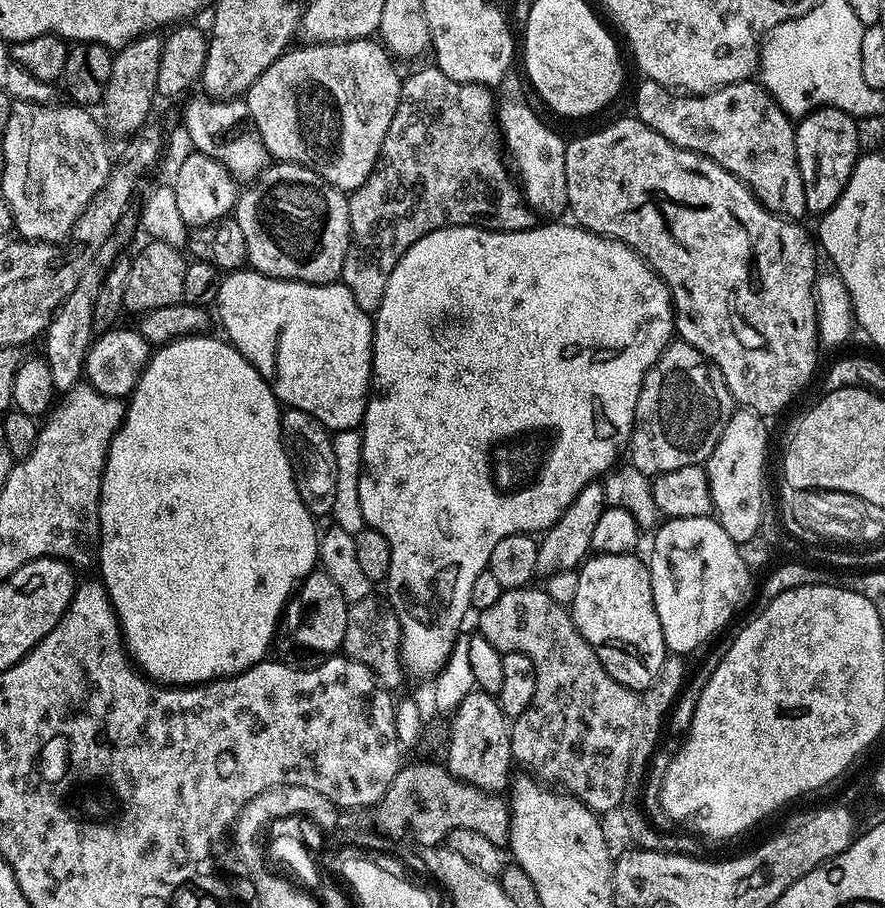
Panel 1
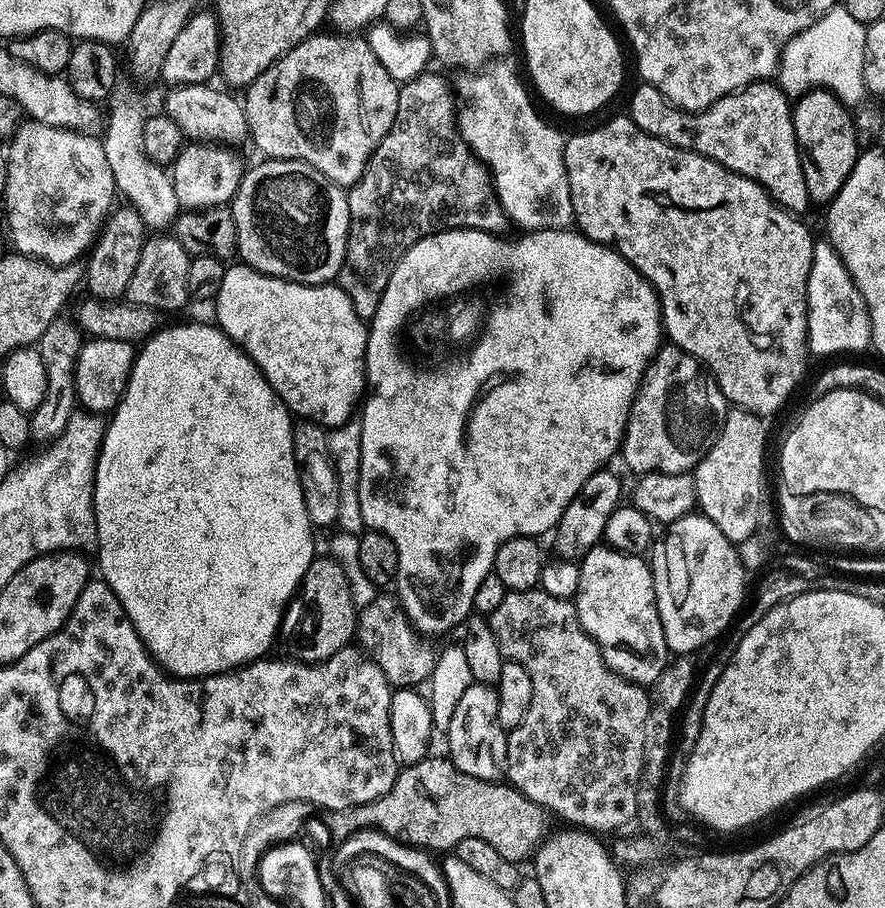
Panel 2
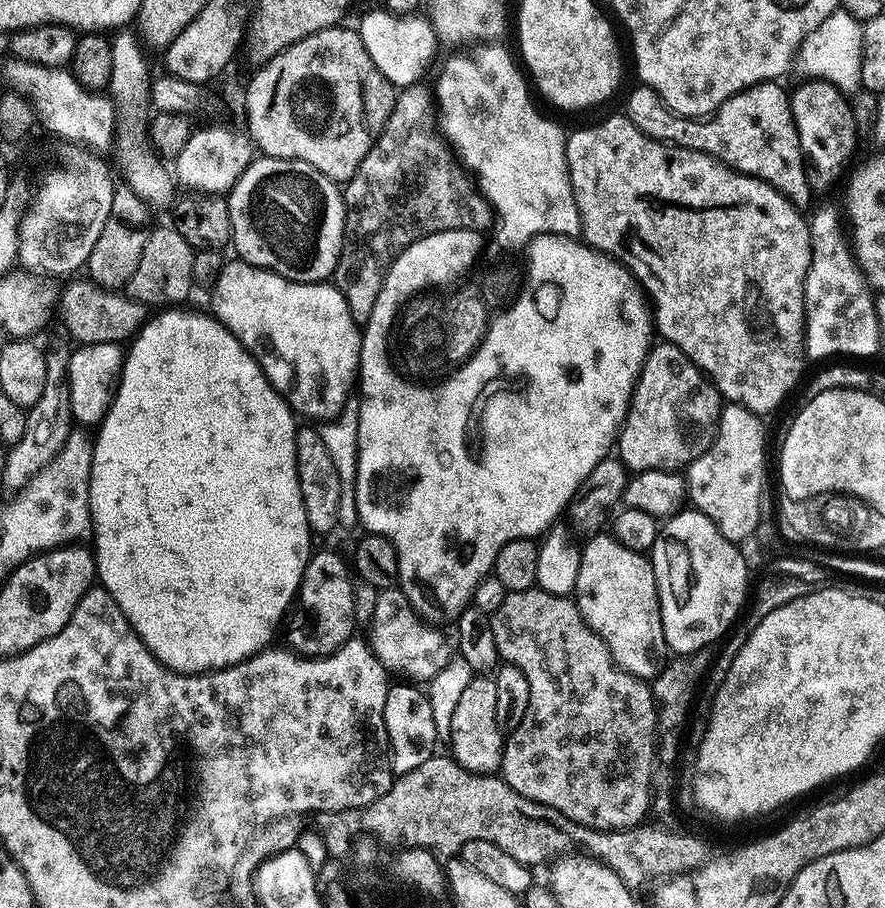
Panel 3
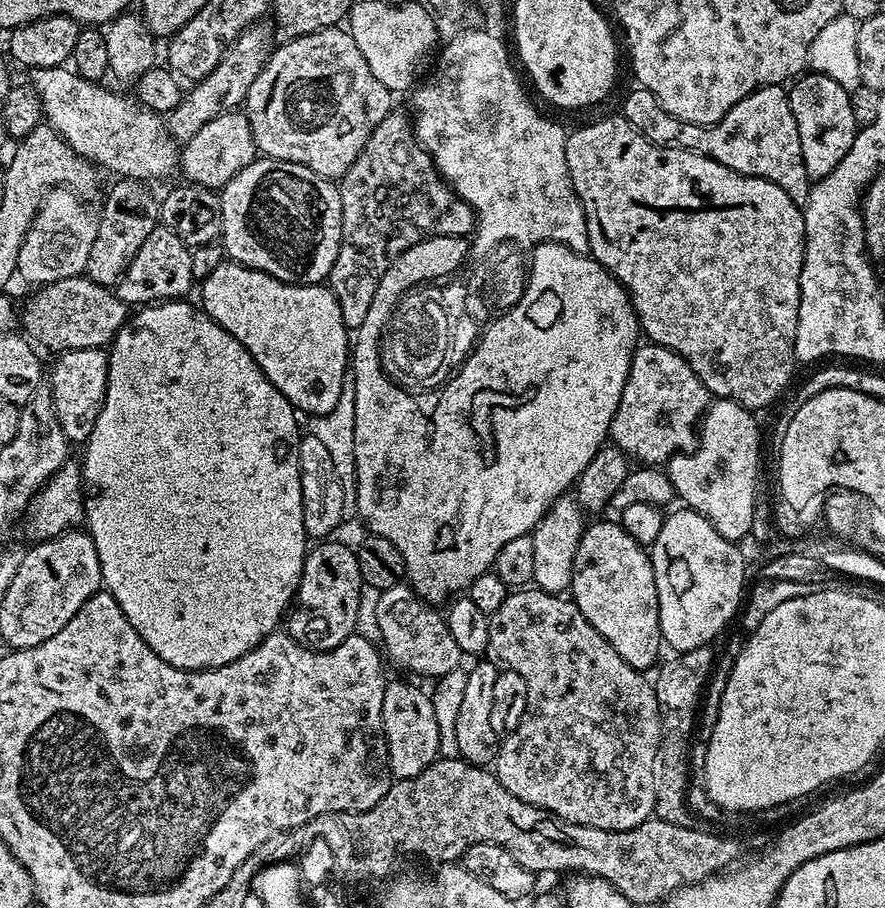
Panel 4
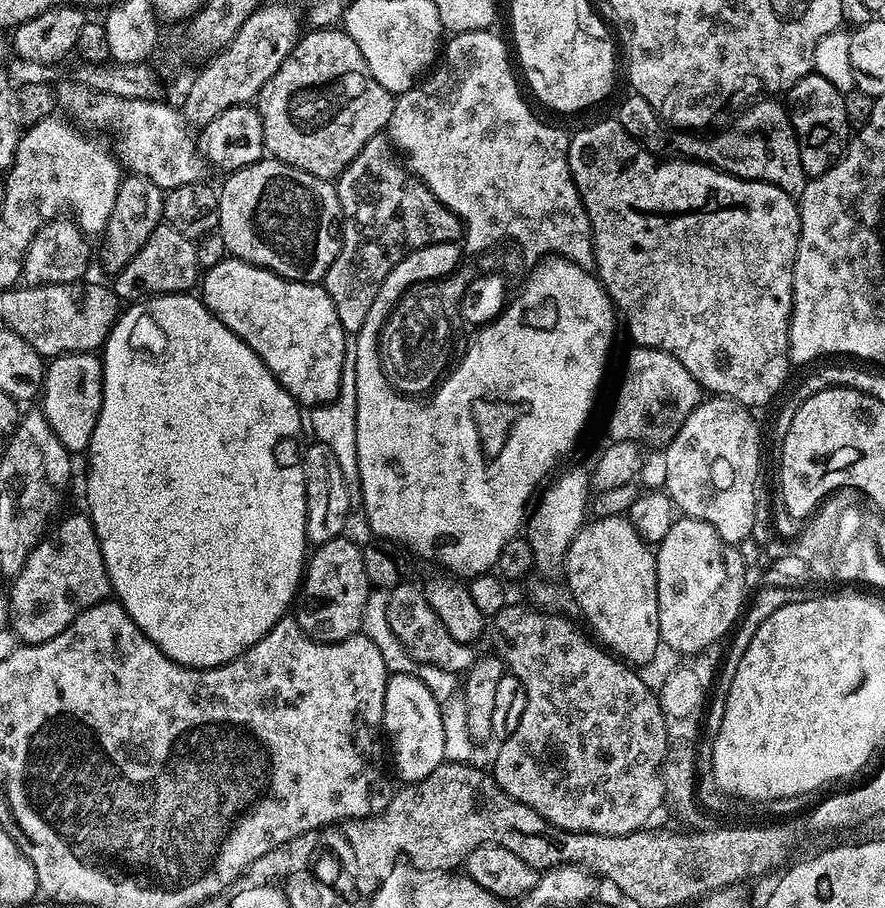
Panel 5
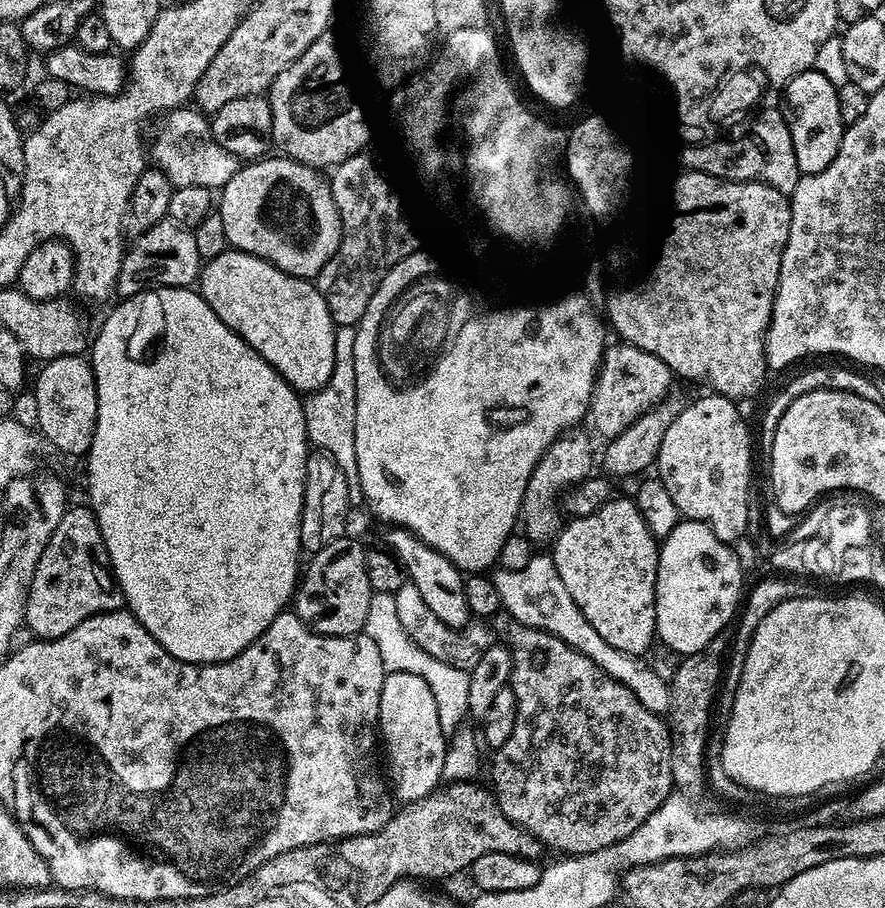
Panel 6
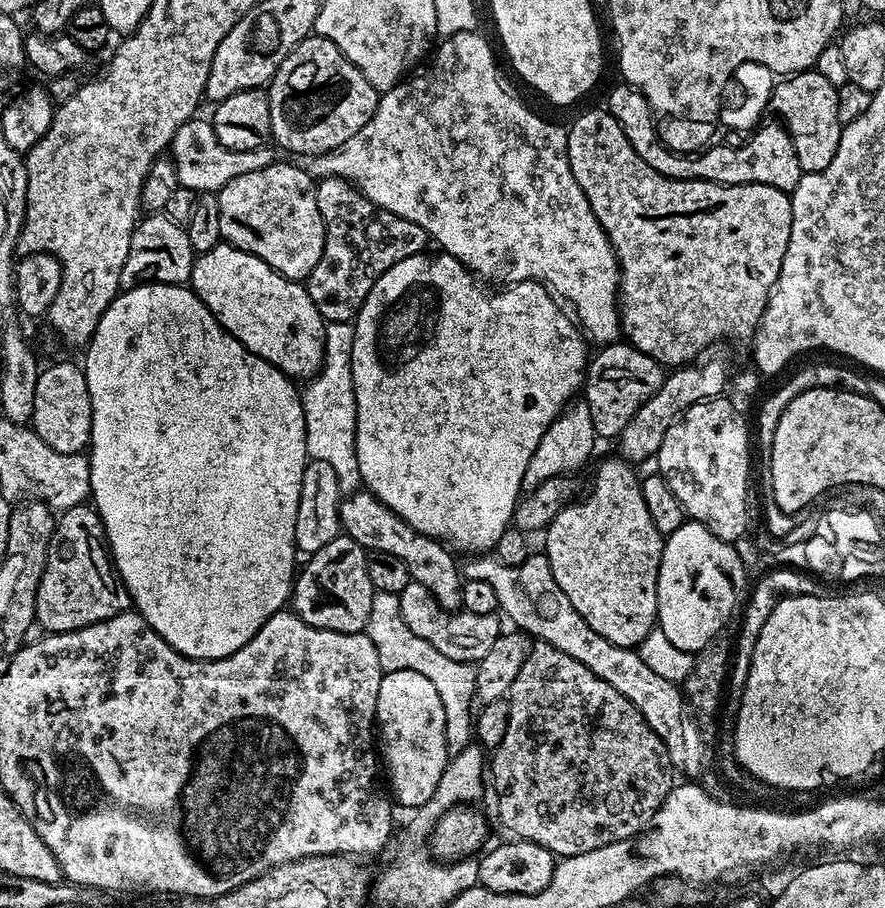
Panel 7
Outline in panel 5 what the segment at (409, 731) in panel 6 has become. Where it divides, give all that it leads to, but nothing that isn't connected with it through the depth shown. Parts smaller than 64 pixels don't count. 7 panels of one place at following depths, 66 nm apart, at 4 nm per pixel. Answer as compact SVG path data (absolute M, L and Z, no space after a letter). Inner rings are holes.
M397 672L389 675L388 685L386 686L386 698L384 699L384 726L383 735L390 745L390 760L396 763L396 772L401 776L404 784L419 784L438 766L445 763L442 742L444 741L444 731L442 730L442 704L422 686L418 678L414 678L405 672Z

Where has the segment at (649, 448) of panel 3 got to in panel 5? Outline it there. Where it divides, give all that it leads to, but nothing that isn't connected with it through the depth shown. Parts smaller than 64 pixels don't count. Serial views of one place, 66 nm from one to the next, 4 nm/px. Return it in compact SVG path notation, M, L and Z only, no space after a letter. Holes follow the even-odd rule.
M657 348L631 349L628 361L624 364L624 377L620 380L620 389L616 392L616 401L612 404L612 413L608 416L608 432L612 440L644 439L653 432L656 436L671 438L684 425L684 419L701 402L700 383L670 354Z

